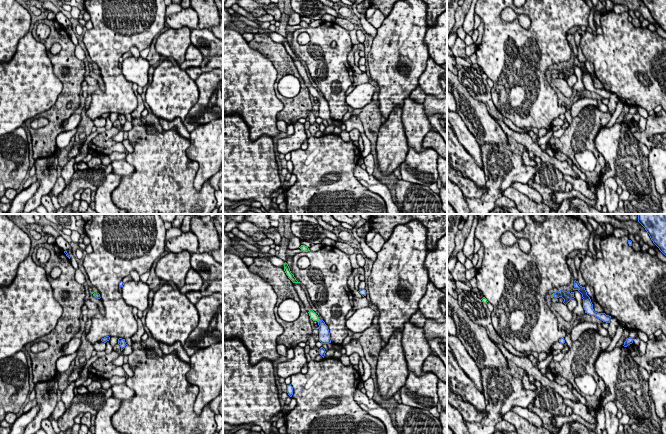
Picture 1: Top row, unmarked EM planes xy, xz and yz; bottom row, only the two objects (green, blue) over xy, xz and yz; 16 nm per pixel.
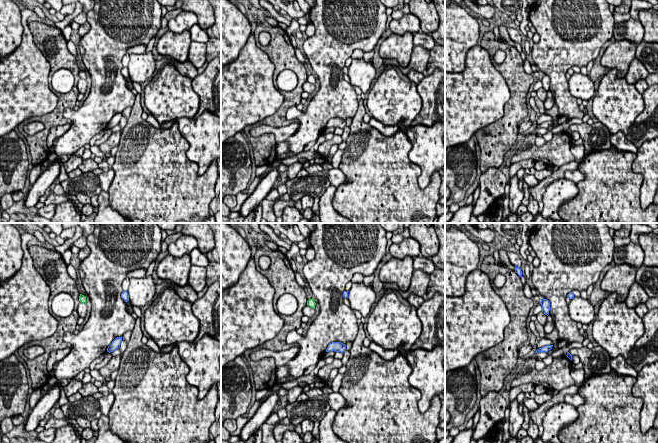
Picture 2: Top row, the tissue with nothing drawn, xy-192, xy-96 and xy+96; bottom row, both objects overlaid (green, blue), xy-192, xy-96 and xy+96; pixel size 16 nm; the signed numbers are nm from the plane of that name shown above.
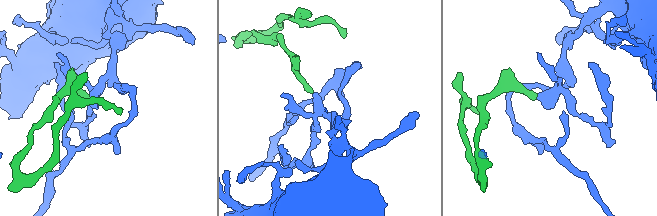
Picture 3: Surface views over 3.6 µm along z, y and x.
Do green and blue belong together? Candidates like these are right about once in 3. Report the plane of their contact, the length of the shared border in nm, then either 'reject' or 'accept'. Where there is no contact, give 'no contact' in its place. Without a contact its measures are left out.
contact in yz; length 70 nm; accept

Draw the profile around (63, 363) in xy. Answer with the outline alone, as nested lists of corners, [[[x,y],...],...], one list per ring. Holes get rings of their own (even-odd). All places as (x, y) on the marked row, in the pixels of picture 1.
[[[77,352],[61,356],[56,362],[57,371],[63,373],[69,369],[70,364],[74,361],[77,357]]]

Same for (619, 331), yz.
[[[619,325],[617,327],[614,338],[611,340],[611,343],[609,344],[609,346],[605,349],[606,352],[610,352],[611,350],[613,350],[616,347],[617,342],[622,337],[623,331],[624,331],[623,327],[621,325]]]

